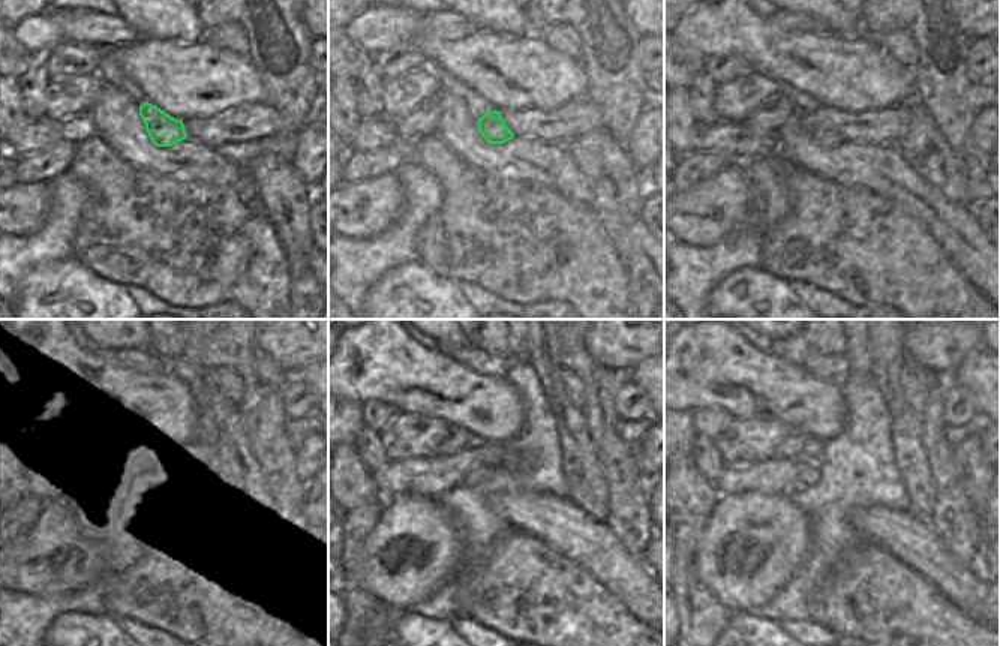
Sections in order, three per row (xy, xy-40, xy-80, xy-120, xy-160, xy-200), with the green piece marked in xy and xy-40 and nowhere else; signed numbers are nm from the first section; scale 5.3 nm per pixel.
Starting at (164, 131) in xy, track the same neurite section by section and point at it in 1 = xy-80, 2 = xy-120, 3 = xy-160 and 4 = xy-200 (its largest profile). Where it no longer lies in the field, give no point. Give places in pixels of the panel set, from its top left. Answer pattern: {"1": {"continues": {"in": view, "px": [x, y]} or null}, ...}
{"1": {"continues": {"in": "xy-80", "px": [823, 137]}}, "2": {"continues": {"in": "xy-120", "px": [144, 477]}}, "3": {"continues": {"in": "xy-160", "px": [477, 474]}}, "4": {"continues": {"in": "xy-200", "px": [808, 472]}}}

